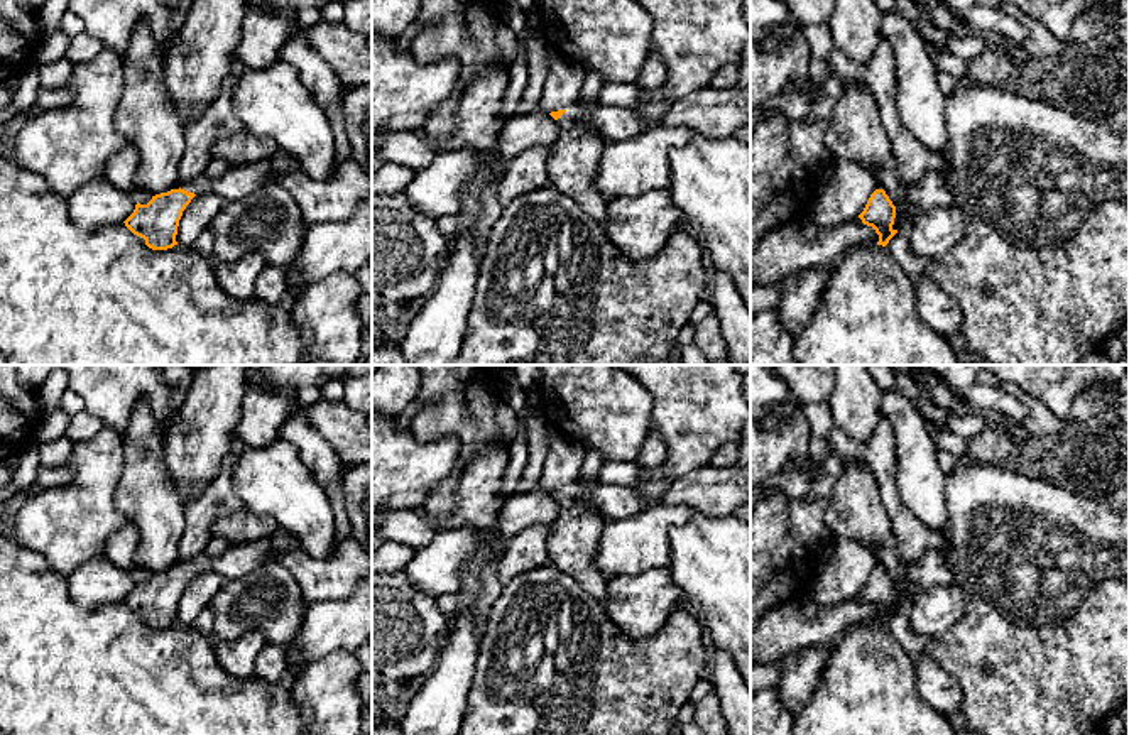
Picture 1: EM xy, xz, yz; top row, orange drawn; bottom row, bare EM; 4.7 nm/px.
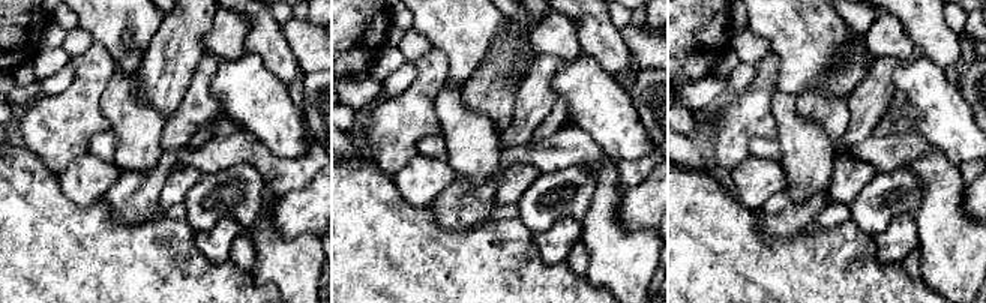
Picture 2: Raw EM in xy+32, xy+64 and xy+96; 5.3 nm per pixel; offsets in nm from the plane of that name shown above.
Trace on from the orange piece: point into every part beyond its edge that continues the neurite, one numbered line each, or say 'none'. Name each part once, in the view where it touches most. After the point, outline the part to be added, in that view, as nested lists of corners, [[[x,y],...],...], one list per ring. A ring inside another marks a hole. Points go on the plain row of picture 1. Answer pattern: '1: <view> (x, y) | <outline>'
1: xy (337, 577) | [[[270,537],[230,544],[216,558],[205,553],[183,563],[188,571],[216,571],[225,580],[240,580],[267,563],[284,564],[304,591],[309,603],[340,600],[353,595],[372,573],[372,561],[355,537],[340,541],[328,558],[313,558],[303,549],[279,549]]]

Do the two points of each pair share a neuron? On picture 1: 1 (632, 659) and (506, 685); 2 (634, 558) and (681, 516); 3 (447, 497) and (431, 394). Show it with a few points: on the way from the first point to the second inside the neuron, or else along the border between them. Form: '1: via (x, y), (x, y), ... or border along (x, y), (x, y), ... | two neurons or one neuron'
1: via (600, 685), (538, 685) | one neuron
2: via (643, 546), (670, 519) | one neuron
3: via (458, 472), (465, 457), (465, 428), (457, 419) | one neuron

